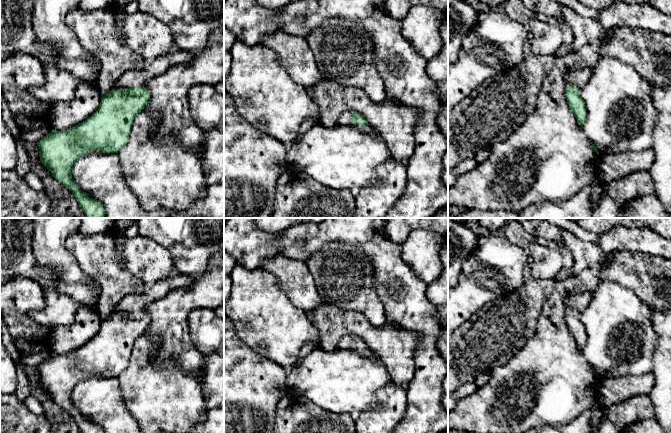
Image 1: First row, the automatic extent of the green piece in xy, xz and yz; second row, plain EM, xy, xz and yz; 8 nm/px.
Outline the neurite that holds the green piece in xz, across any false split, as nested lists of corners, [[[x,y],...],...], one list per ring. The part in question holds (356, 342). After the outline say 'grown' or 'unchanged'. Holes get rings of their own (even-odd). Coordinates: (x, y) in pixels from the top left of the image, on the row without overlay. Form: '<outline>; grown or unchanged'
[[[344,336],[338,343],[337,350],[354,351],[357,354],[366,358],[376,358],[375,354],[368,347],[367,343],[363,340],[358,339],[356,336]]]; grown

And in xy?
[[[176,273],[141,292],[128,294],[111,315],[102,319],[99,331],[90,341],[67,354],[52,354],[37,366],[42,388],[72,415],[82,433],[104,431],[75,408],[71,398],[74,387],[90,376],[117,378],[128,367],[136,339],[148,327],[150,317],[146,309],[170,291],[190,287],[194,280],[194,276]]]; grown

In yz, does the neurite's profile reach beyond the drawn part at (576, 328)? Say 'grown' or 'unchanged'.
grown

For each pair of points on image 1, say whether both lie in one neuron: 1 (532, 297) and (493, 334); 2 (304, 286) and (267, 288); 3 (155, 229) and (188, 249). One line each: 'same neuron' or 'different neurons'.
1: same neuron
2: different neurons
3: same neuron

